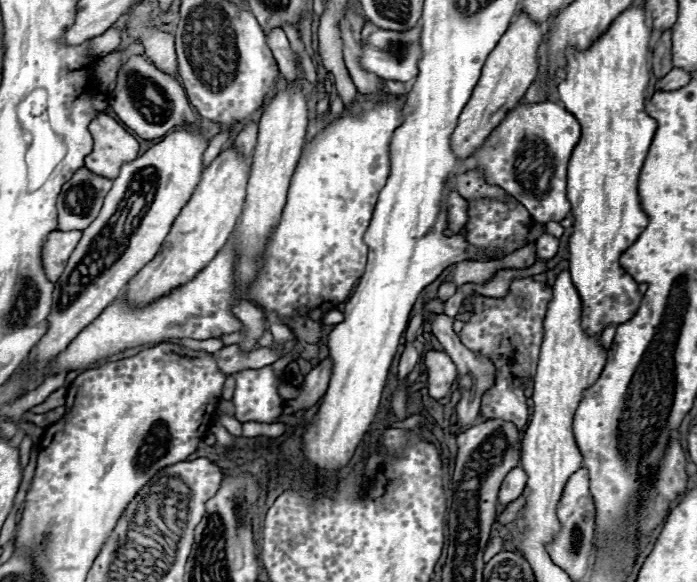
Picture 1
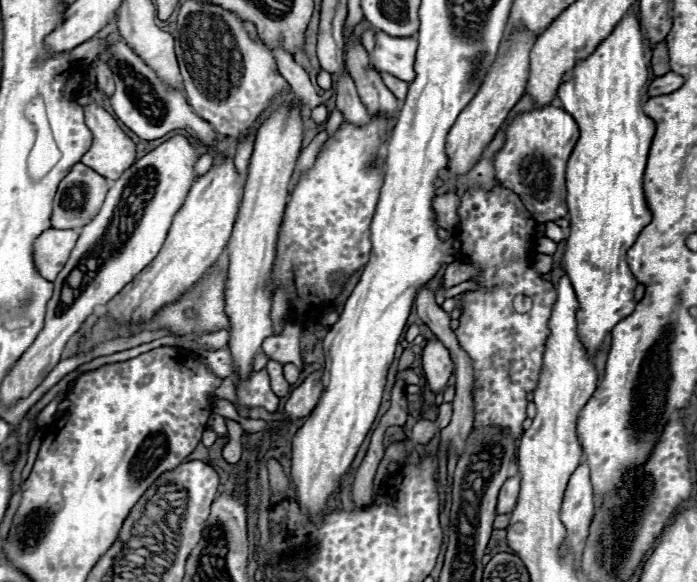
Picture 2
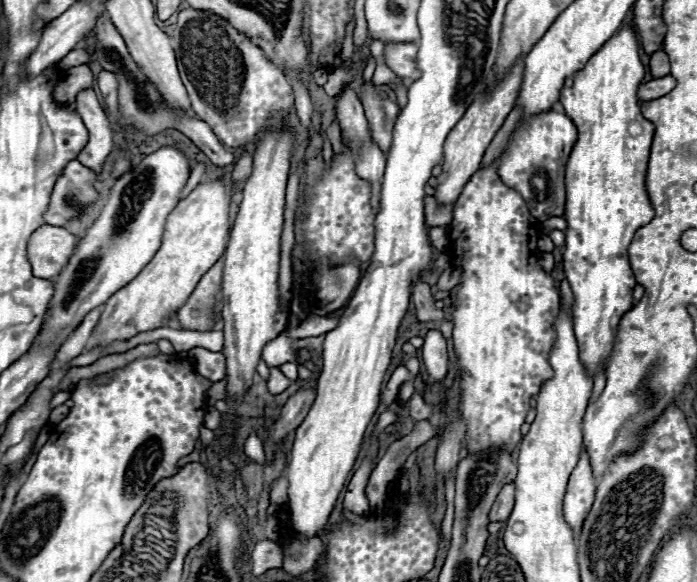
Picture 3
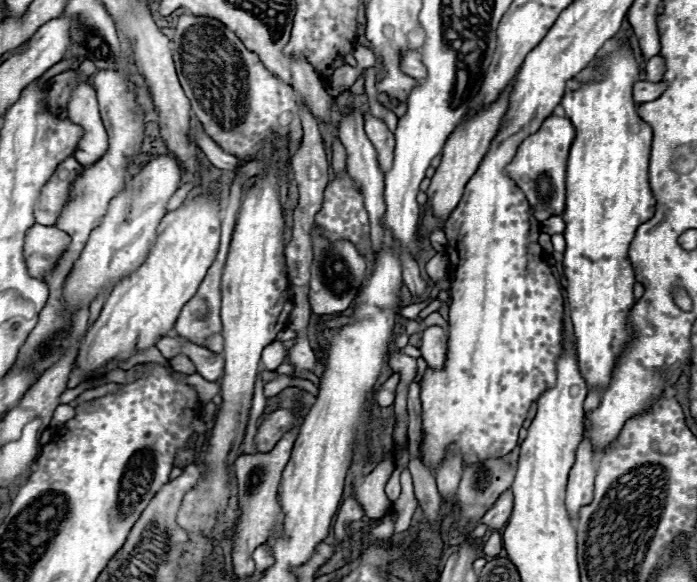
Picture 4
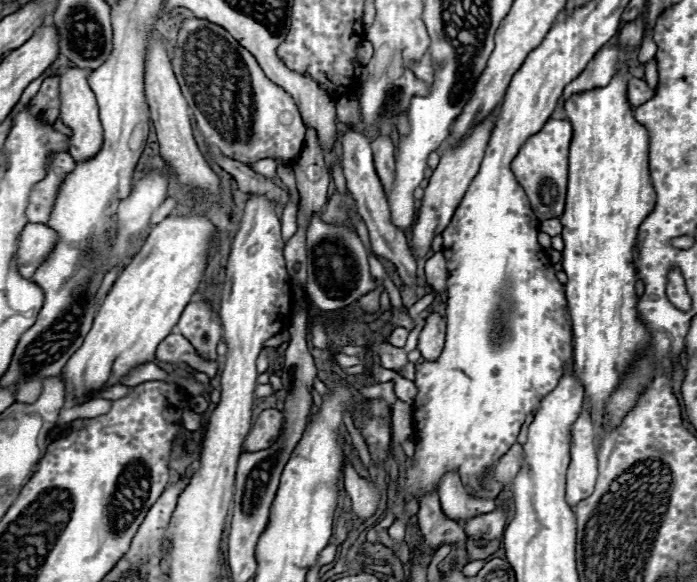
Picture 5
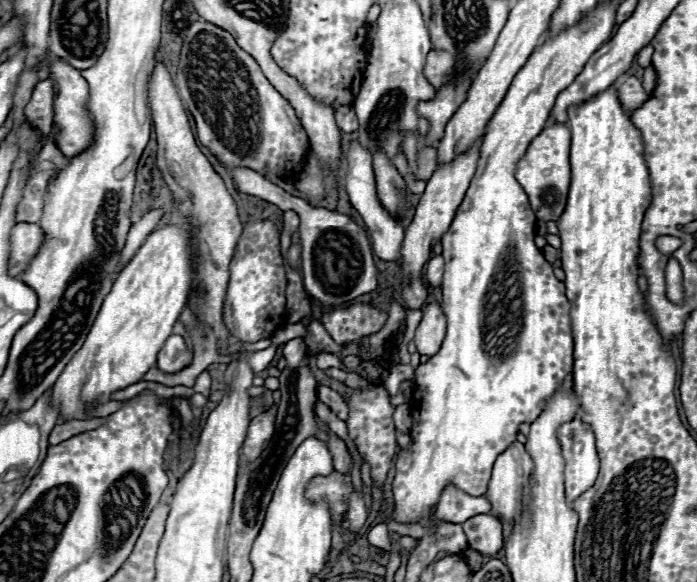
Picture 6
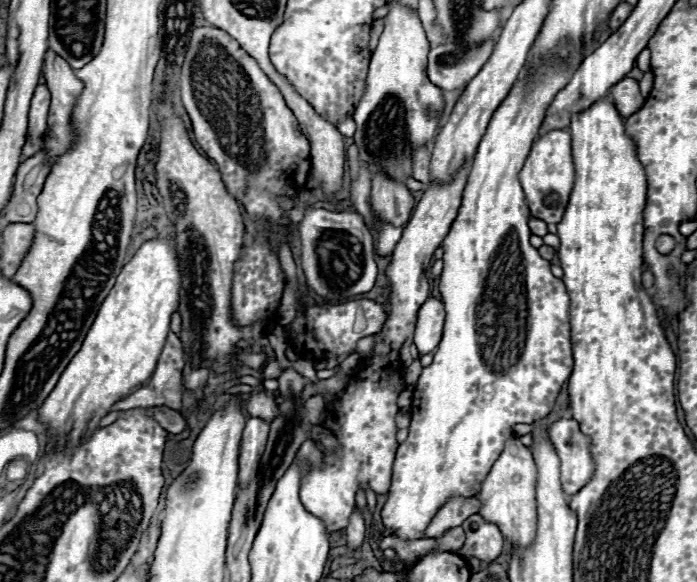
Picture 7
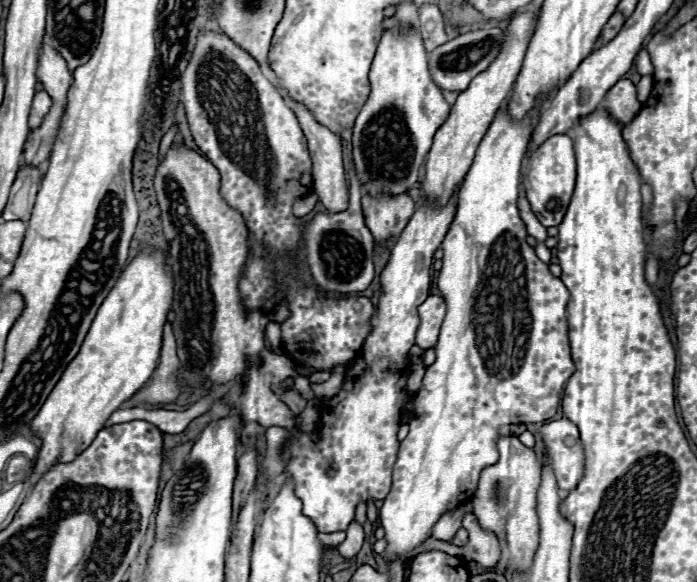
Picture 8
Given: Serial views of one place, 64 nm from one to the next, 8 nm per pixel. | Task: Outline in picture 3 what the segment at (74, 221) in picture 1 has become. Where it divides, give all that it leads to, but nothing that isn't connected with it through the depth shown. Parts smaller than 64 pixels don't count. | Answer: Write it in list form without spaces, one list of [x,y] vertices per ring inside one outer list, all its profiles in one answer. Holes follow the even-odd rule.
[[[70,160],[52,188],[50,204],[44,212],[44,222],[50,226],[64,226],[78,214],[80,208],[94,202],[96,190],[92,182],[94,172],[82,166],[78,160]]]

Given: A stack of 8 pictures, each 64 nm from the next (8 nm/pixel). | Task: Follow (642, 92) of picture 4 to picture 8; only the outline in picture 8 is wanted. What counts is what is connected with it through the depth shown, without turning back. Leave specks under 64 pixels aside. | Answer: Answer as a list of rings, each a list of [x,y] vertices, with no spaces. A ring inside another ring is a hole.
[[[624,78],[606,92],[600,106],[620,124],[628,124],[628,120],[632,120],[632,116],[636,116],[636,112],[642,108],[636,98],[636,86]]]

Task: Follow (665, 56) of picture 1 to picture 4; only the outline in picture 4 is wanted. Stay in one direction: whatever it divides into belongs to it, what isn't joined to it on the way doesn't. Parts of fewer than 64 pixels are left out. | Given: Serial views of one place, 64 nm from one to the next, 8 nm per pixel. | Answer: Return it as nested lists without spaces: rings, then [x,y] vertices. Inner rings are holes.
[[[654,56],[646,62],[646,80],[648,82],[660,82],[664,76],[664,60],[660,56]]]

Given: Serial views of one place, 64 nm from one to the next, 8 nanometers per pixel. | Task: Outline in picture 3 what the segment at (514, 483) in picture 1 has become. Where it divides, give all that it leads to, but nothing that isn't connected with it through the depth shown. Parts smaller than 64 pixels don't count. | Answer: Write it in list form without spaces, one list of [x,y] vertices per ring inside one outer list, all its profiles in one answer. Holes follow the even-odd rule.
[[[506,484],[496,498],[496,502],[488,514],[488,520],[490,522],[506,522],[508,516],[512,514],[512,508],[514,508],[514,484]]]

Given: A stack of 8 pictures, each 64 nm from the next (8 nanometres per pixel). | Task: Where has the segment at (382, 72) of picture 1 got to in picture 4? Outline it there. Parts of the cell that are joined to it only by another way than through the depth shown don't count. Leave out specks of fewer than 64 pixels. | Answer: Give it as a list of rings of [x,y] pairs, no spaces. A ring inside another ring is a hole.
[[[406,52],[400,58],[400,70],[406,72],[408,76],[416,78],[416,80],[424,80],[424,76],[428,76],[424,64],[422,64],[422,54],[420,52]]]

